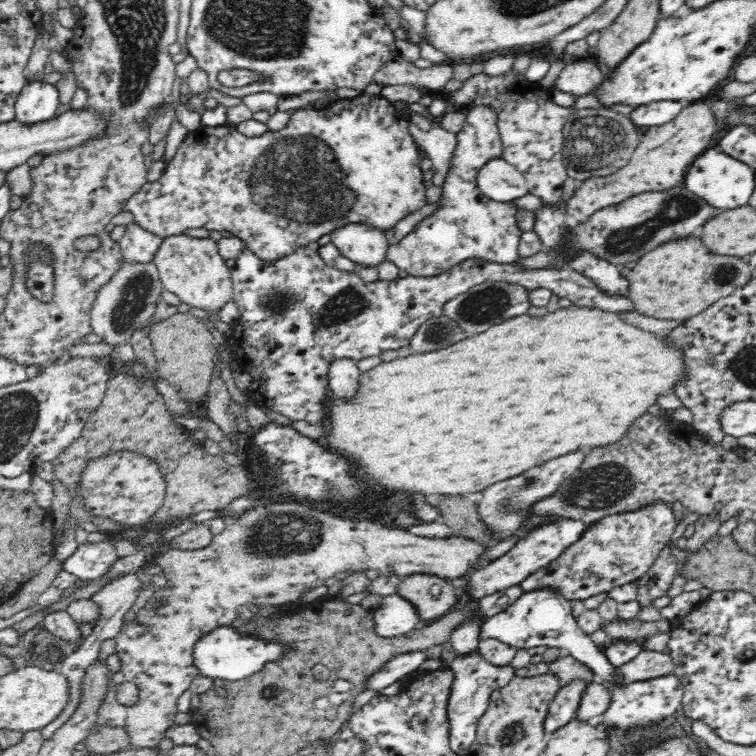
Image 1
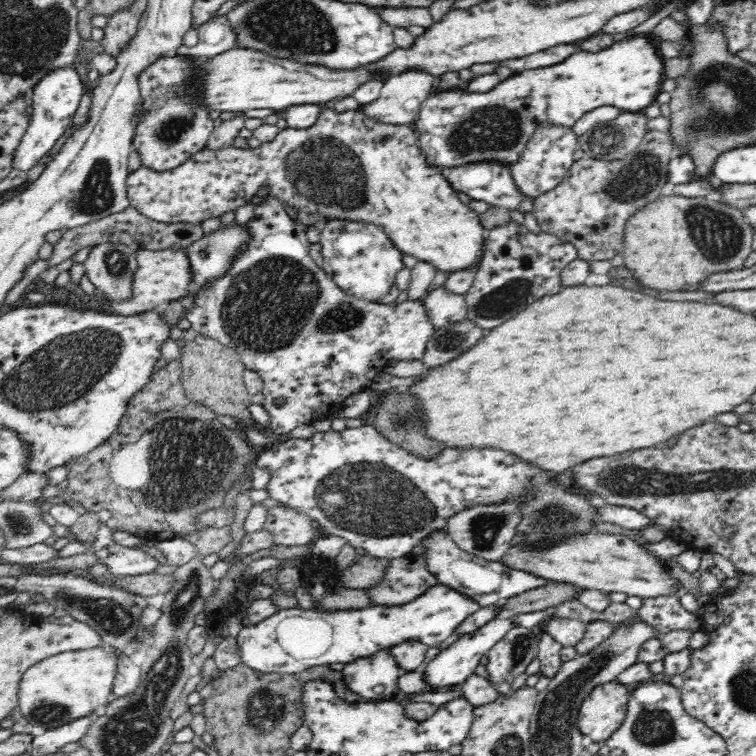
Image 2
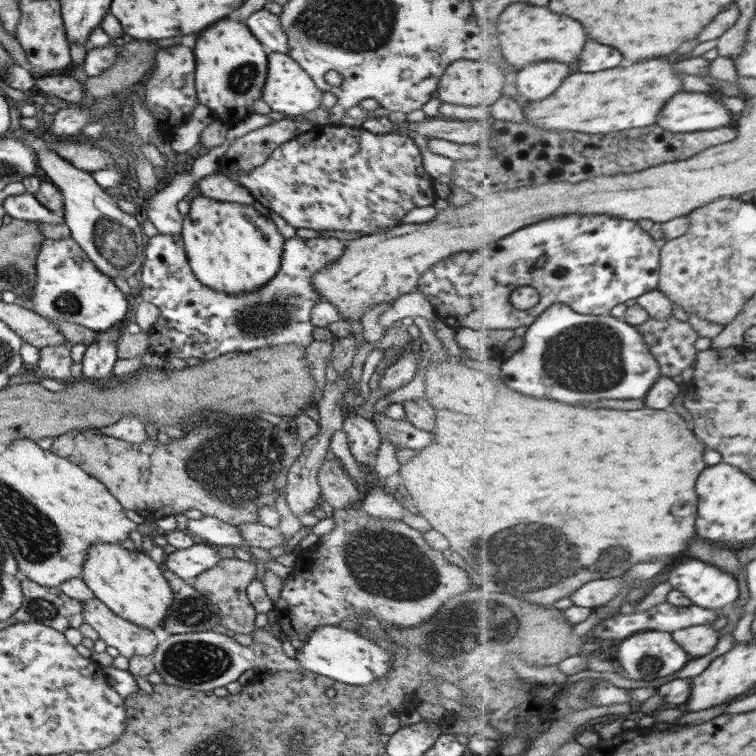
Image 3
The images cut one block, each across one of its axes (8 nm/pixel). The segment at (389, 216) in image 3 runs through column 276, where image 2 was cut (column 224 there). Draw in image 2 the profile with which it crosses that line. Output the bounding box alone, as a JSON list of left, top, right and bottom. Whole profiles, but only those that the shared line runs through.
[126,108,486,272]

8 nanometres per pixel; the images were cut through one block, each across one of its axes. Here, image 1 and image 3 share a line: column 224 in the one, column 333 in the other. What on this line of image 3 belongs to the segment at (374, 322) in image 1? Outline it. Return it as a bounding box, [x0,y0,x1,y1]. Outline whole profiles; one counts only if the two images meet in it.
[137,233,345,361]

